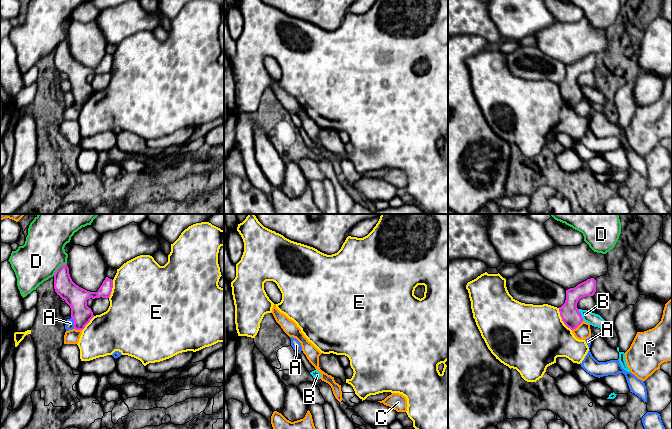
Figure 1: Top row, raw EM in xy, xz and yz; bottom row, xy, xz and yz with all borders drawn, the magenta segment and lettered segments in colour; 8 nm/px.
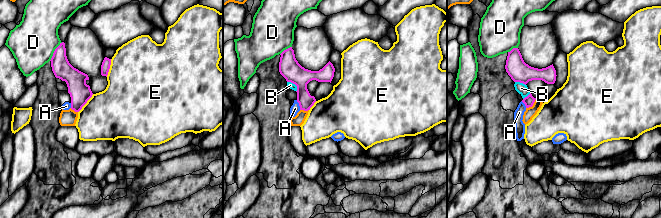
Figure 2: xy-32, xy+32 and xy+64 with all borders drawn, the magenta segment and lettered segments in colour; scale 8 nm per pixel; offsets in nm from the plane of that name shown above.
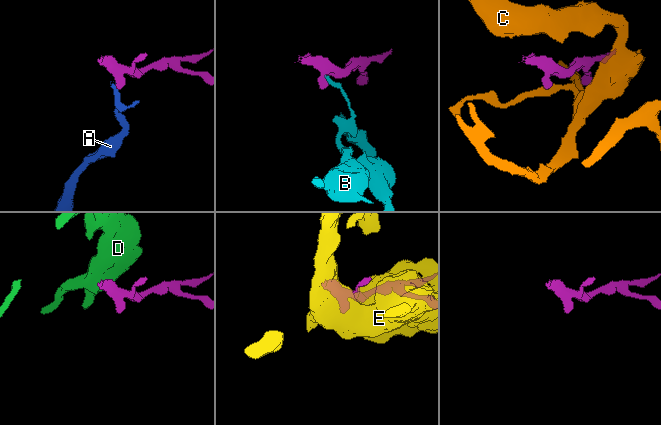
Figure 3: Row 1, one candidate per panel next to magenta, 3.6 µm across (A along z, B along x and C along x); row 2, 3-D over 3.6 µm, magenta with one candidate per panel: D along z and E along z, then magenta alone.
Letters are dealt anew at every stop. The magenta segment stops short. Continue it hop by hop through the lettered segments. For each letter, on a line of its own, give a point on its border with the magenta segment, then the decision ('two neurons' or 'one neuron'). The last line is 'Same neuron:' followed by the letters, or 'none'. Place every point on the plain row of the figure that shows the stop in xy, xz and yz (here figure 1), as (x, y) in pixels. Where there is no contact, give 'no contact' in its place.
A: xy (74, 98) | two neurons
B: yz (581, 91) | two neurons
C: yz (577, 102) | two neurons
D: xy (58, 44) | two neurons
E: yz (562, 95) | two neurons
Same neuron: none

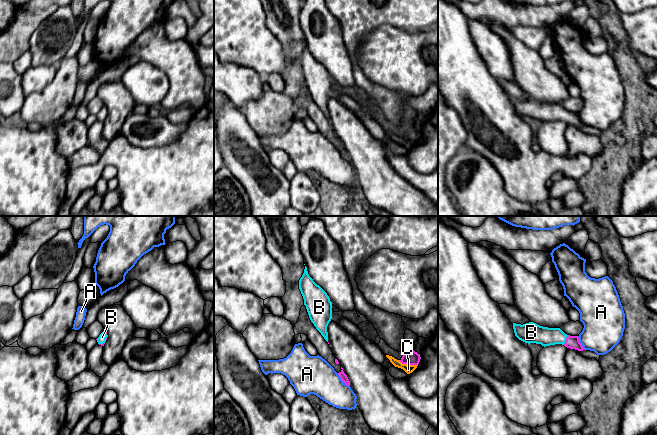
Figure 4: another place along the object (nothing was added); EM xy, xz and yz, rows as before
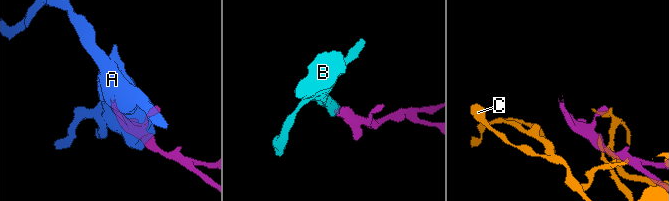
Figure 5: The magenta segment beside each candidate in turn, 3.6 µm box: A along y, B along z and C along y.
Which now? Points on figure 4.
A: xz (342, 156) | two neurons
B: yz (566, 116) | one neuron
C: xz (408, 140) | two neurons
Same neuron: B

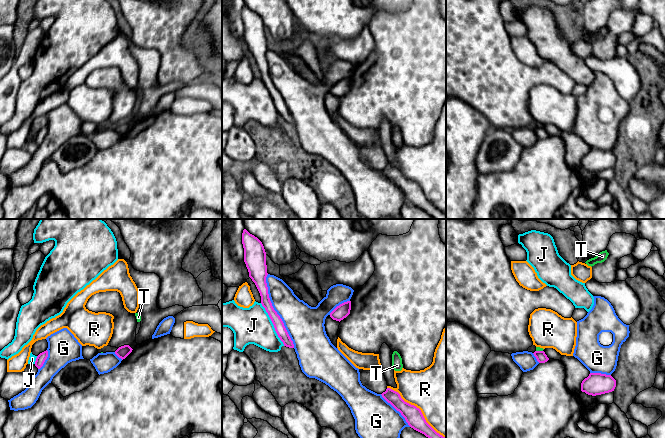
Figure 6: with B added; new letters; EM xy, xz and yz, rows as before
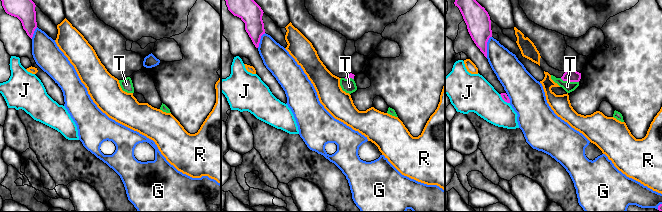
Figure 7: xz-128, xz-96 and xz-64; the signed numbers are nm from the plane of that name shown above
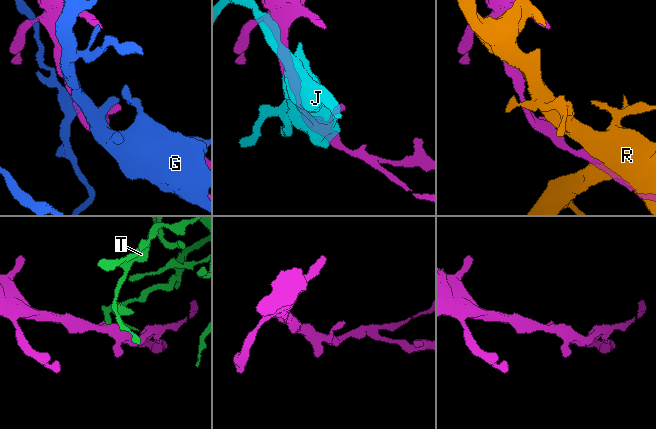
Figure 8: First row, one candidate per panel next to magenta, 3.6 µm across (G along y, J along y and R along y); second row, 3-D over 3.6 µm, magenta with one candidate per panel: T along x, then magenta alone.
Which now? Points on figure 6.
G: xz (275, 87) | two neurons
J: xz (273, 100) | two neurons
R: xz (418, 184) | two neurons
T: yz (539, 127) | two neurons
Same neuron: none

